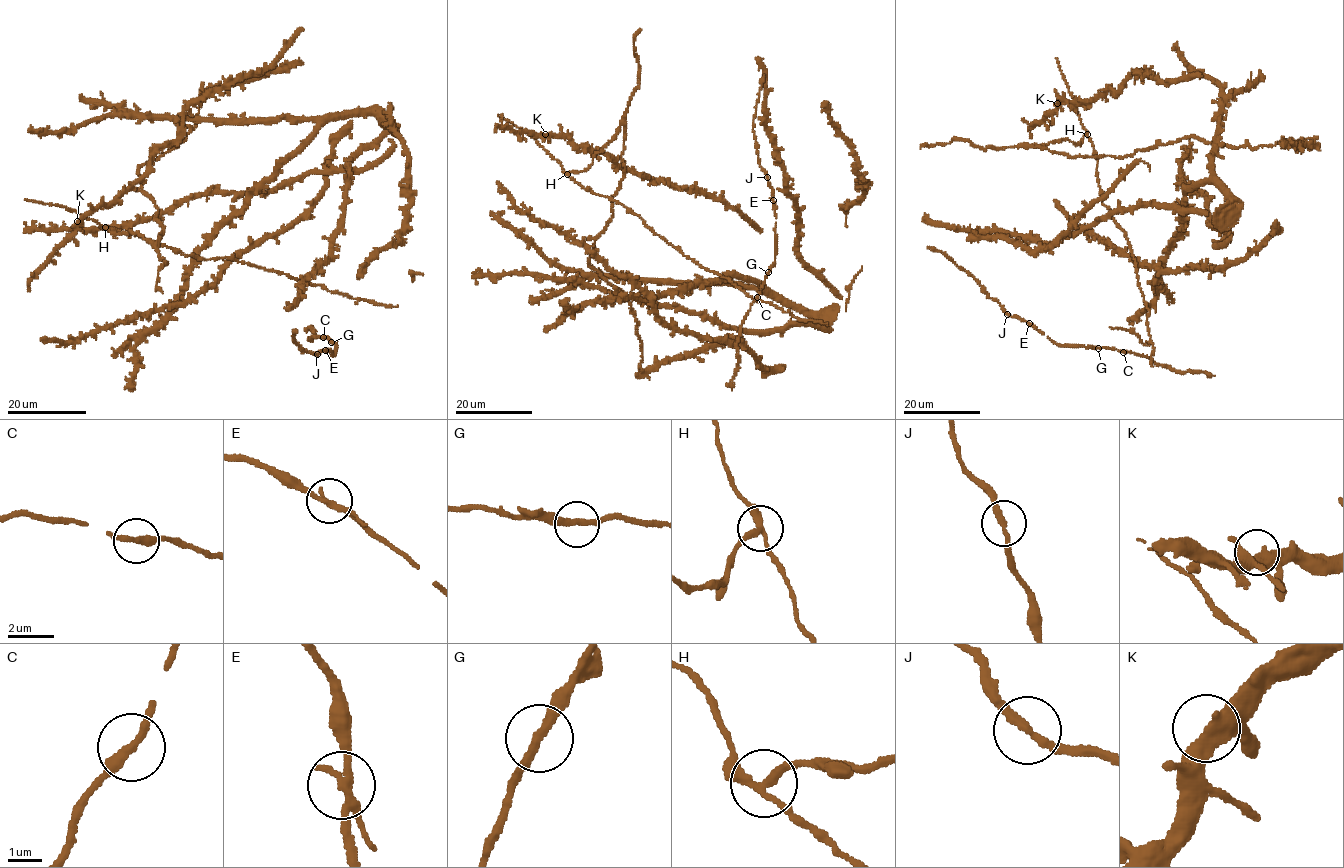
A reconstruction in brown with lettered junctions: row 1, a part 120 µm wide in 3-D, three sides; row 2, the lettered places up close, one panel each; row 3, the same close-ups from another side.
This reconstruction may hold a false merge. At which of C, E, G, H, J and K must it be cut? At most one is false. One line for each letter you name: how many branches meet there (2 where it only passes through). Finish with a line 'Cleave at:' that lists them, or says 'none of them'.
H: branches 3
Cleave at: H

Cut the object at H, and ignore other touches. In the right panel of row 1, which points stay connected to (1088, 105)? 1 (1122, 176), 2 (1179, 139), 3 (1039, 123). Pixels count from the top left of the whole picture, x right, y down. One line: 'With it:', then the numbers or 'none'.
With it: 1, 3

